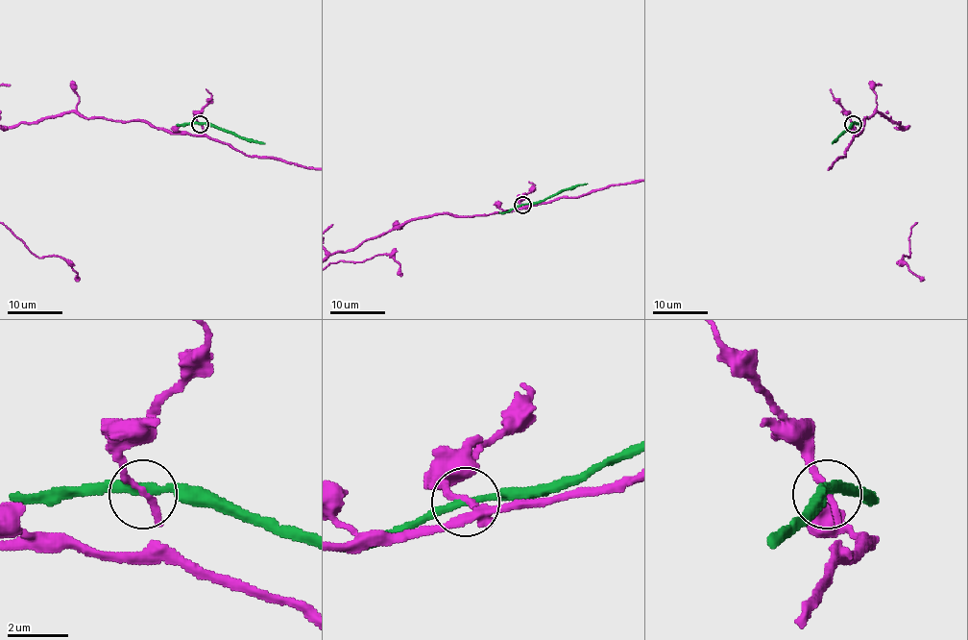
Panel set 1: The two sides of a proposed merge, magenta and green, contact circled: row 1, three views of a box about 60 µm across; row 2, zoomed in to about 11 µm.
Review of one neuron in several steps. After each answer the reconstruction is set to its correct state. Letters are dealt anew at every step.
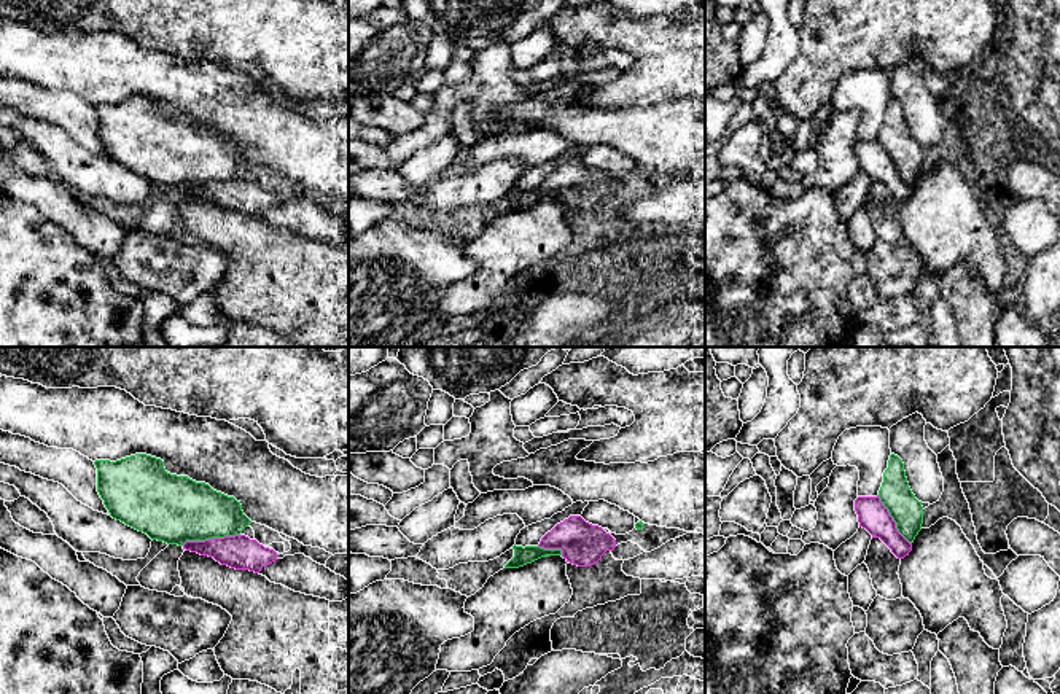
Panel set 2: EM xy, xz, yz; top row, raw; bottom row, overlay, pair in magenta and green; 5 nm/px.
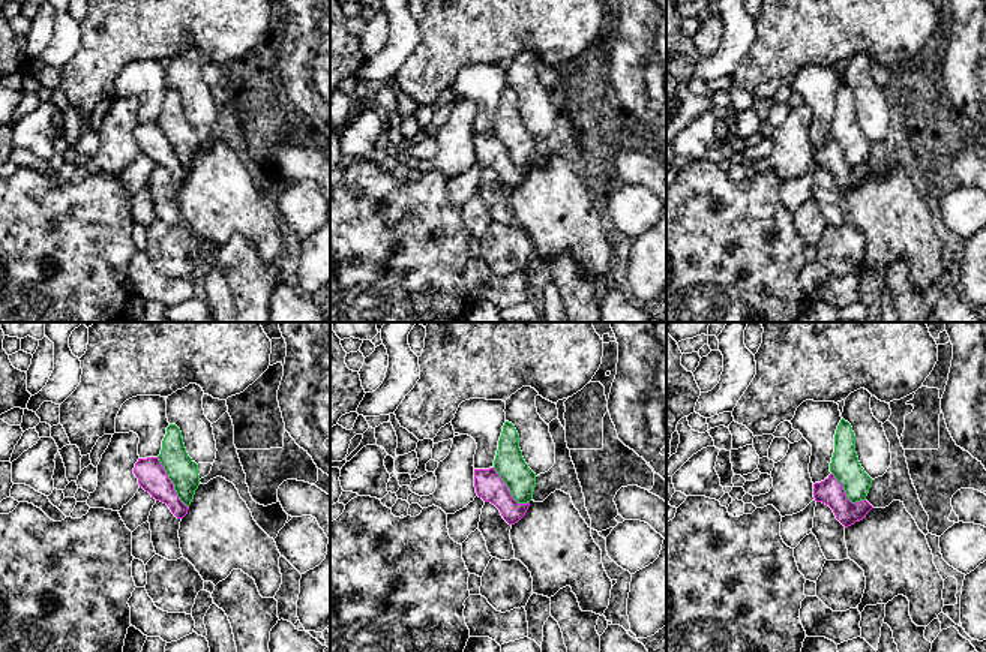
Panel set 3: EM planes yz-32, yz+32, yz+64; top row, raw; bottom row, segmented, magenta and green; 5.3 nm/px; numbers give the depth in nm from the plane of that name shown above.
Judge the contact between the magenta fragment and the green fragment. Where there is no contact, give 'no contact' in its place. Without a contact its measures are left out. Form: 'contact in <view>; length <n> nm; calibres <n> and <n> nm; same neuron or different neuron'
contact in xy; length 300 nm; calibres 170 and 340 nm; different neuron

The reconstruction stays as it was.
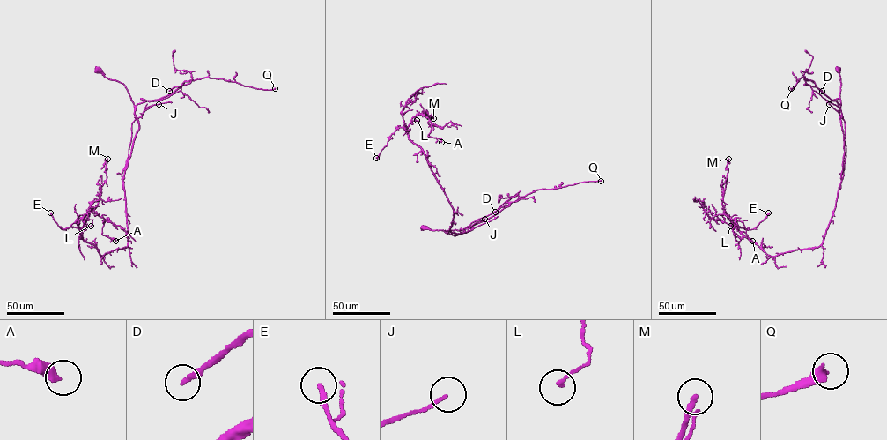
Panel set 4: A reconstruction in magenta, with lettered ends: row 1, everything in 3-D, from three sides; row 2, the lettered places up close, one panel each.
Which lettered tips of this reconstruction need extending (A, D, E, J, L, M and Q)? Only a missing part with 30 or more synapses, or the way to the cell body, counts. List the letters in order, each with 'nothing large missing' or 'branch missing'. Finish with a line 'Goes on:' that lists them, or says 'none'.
A: nothing large missing
D: branch missing
E: branch missing
J: nothing large missing
L: nothing large missing
M: nothing large missing
Q: branch missing
Goes on: D, E, Q

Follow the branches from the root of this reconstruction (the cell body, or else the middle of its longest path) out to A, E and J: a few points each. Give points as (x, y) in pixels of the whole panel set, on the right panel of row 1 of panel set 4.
A: (838, 70), (844, 154), (835, 207), (823, 242), (770, 256), (745, 237), (725, 211), (742, 223), (752, 241)
E: (838, 70), (844, 154), (835, 207), (823, 242), (817, 247), (767, 255), (736, 228), (754, 228), (768, 212)
J: (838, 70), (841, 83), (838, 115), (844, 141), (842, 178), (846, 152), (845, 121), (842, 115), (829, 104)

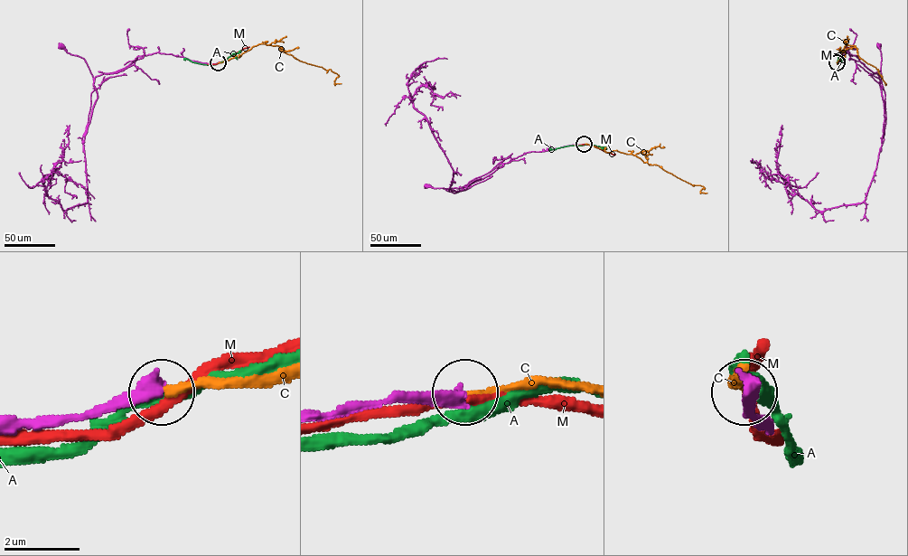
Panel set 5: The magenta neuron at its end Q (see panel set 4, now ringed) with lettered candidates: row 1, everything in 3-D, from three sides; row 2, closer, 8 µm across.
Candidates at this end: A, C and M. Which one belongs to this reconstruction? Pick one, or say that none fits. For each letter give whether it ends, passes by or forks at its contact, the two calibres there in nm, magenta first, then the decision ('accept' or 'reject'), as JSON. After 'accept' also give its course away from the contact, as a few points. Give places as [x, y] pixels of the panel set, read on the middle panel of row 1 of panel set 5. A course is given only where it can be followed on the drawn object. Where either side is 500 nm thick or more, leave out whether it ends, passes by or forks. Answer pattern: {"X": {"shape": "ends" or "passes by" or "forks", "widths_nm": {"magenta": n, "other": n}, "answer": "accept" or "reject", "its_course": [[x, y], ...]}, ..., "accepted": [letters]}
{"A": {"shape": "passes by", "widths_nm": {"magenta": 460, "other": 320}, "answer": "reject"}, "C": {"shape": "ends", "widths_nm": {"magenta": 420, "other": 200}, "answer": "accept", "its_course": [[584, 144], [605, 152], [617, 150], [636, 155], [691, 184], [702, 186], [705, 188], [700, 192], [706, 193]]}, "M": {"shape": "passes by", "widths_nm": {"magenta": 440, "other": 280}, "answer": "reject"}, "accepted": ["C"]}

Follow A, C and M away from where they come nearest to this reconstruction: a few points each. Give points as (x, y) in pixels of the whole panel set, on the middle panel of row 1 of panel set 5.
A: (584, 145), (550, 148)
C: (584, 144), (605, 152), (617, 150), (636, 155), (691, 184), (702, 186), (705, 188), (700, 192), (706, 193)
M: (584, 144), (615, 154)

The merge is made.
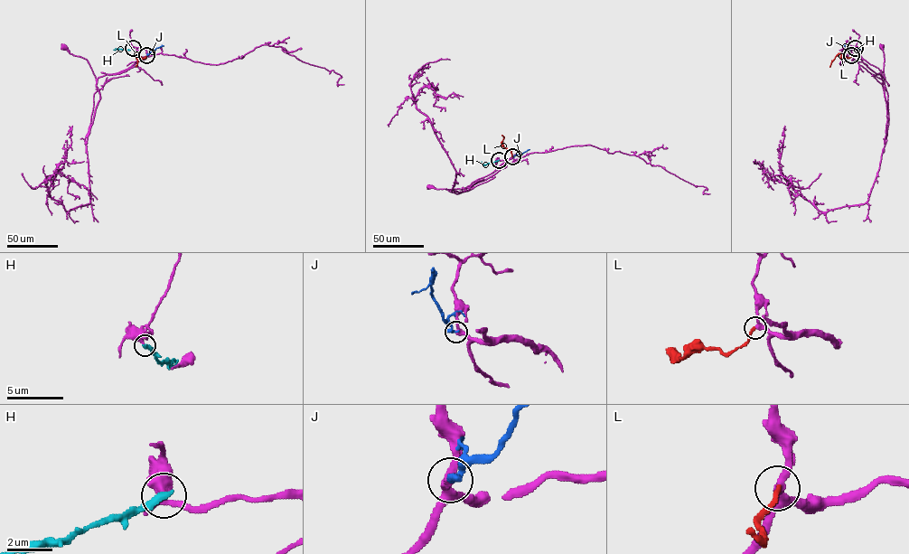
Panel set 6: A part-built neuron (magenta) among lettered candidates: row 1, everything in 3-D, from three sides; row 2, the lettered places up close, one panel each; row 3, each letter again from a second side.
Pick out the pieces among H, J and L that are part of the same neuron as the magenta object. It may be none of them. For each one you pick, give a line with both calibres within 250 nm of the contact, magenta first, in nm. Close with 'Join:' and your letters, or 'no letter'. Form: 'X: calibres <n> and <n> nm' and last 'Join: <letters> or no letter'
L: calibres 300 and 240 nm
Join: L

